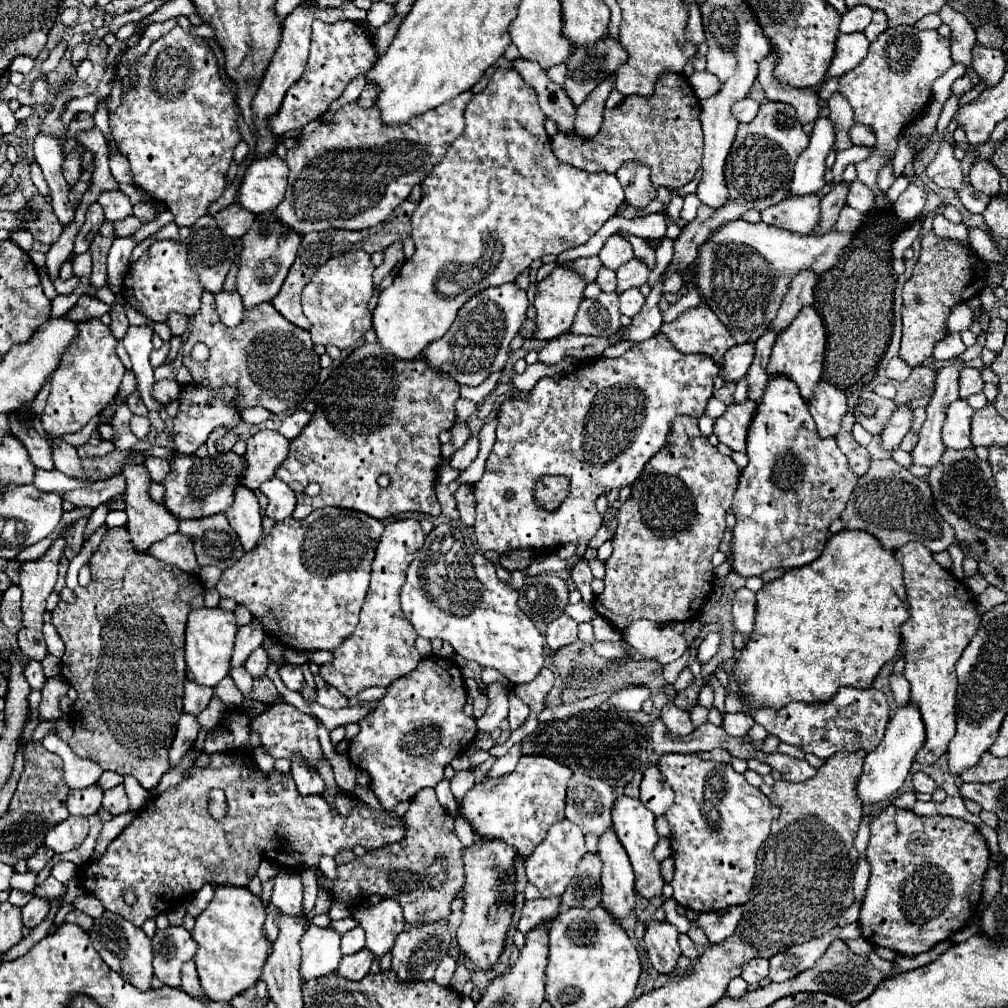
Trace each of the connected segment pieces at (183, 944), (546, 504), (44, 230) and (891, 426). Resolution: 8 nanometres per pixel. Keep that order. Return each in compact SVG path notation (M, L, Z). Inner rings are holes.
M183 926L157 930L153 942L155 950L155 976L165 986L179 986L181 984L181 966L195 956L197 944L191 940L191 934Z
M543 476L535 484L535 502L537 506L545 508L547 512L555 512L569 494L569 478L565 476Z
M33 196L23 208L23 228L29 230L33 238L41 244L51 246L53 242L57 242L63 232L63 226L59 224L51 204L43 196Z
M901 404L897 408L897 412L891 416L891 420L885 426L885 430L881 432L881 448L885 452L893 452L893 450L899 448L903 436L911 428L911 418L913 418L913 412L909 410L909 406L907 404Z

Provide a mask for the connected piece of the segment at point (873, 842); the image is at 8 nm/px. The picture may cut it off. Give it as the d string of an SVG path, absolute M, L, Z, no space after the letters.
M887 806L873 822L871 822L871 838L867 844L867 860L871 864L871 878L867 884L867 892L863 898L863 906L861 906L861 916L859 916L859 926L863 932L863 938L873 944L873 946L885 946L897 954L905 954L905 956L917 956L921 952L931 950L935 944L947 940L951 934L955 934L957 930L961 930L971 918L975 918L977 914L977 906L979 906L979 898L981 898L981 884L983 884L983 876L987 872L989 866L989 848L981 836L981 832L973 826L967 824L965 820L959 818L951 818L951 816L917 816L911 810L903 810L897 806Z

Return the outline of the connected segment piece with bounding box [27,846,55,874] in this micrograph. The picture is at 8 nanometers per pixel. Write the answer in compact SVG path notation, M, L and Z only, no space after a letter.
M39 848L33 856L29 856L27 858L27 870L29 872L35 872L35 874L39 874L49 862L51 862L51 858L55 856L55 852L53 850L49 850L49 848Z

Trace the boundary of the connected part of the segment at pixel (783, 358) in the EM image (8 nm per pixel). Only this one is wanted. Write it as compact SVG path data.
M809 306L797 314L793 324L785 330L785 336L781 336L781 340L775 342L773 354L771 354L771 360L767 366L767 374L769 374L769 378L785 376L785 378L793 380L797 384L801 396L805 398L805 402L809 402L813 398L813 388L821 380L823 358L825 358L825 326L823 326L823 320L819 318L819 314L815 312L815 308Z

